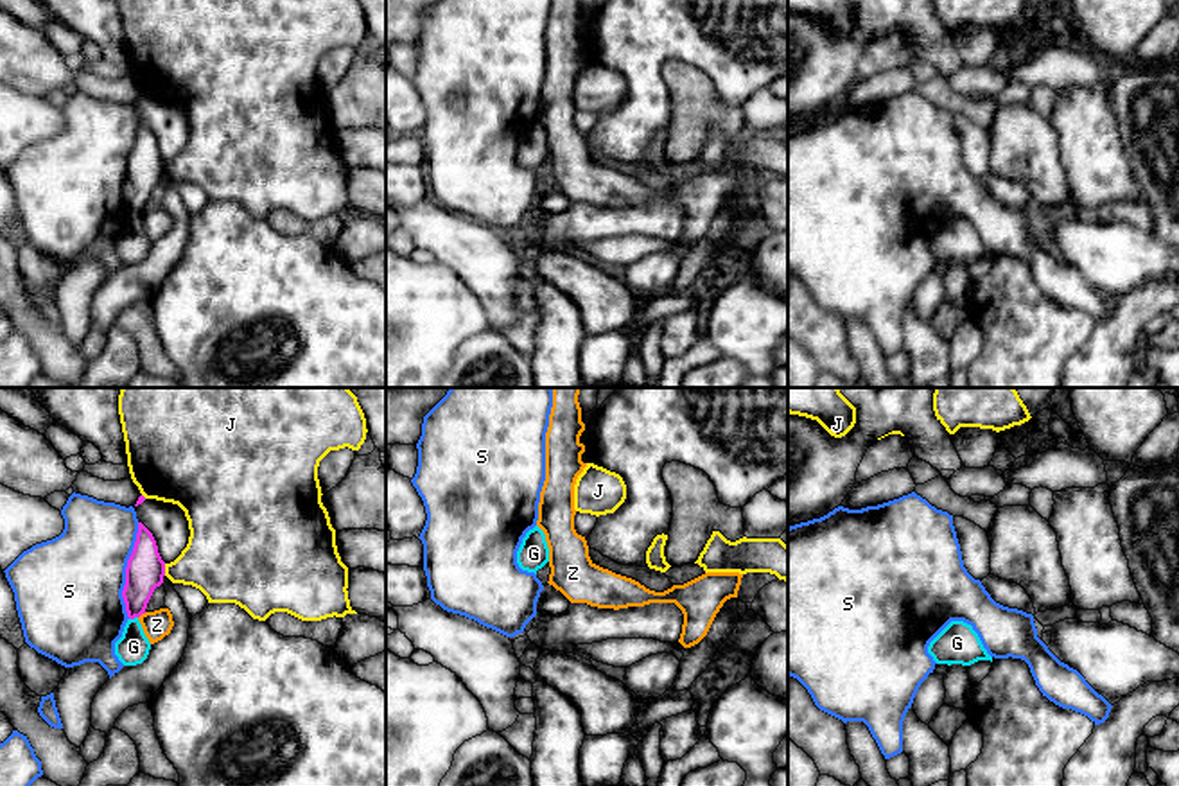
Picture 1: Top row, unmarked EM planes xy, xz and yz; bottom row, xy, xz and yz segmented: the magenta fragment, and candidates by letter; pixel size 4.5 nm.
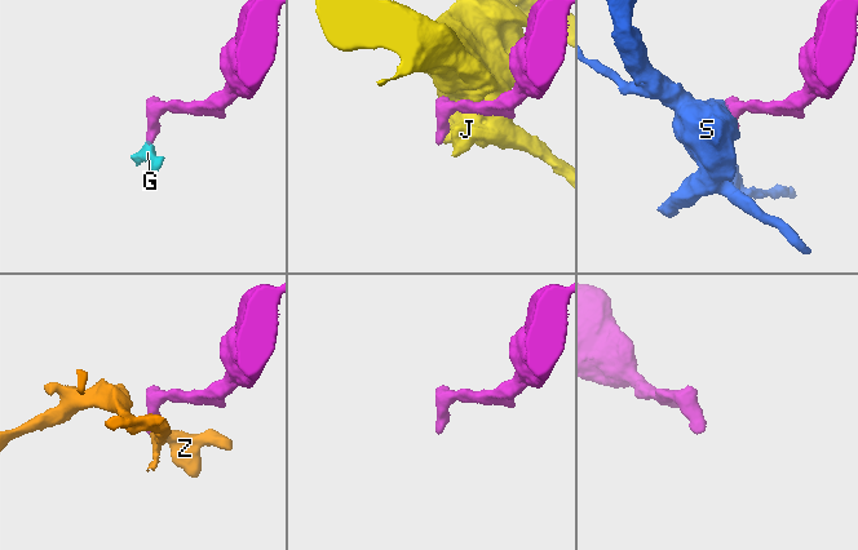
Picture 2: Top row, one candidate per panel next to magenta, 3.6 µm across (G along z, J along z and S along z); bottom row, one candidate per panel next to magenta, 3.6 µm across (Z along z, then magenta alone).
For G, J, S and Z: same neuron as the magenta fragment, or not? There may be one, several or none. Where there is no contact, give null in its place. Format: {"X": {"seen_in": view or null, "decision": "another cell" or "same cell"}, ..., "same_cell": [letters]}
{"G": {"seen_in": "xy", "decision": "another cell"}, "J": {"seen_in": "xy", "decision": "another cell"}, "S": {"seen_in": "xy", "decision": "another cell"}, "Z": {"seen_in": "xy", "decision": "another cell"}, "same_cell": []}

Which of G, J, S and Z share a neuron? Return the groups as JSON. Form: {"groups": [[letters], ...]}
{"groups": [["G"], ["J"], ["S"], ["Z"]]}

